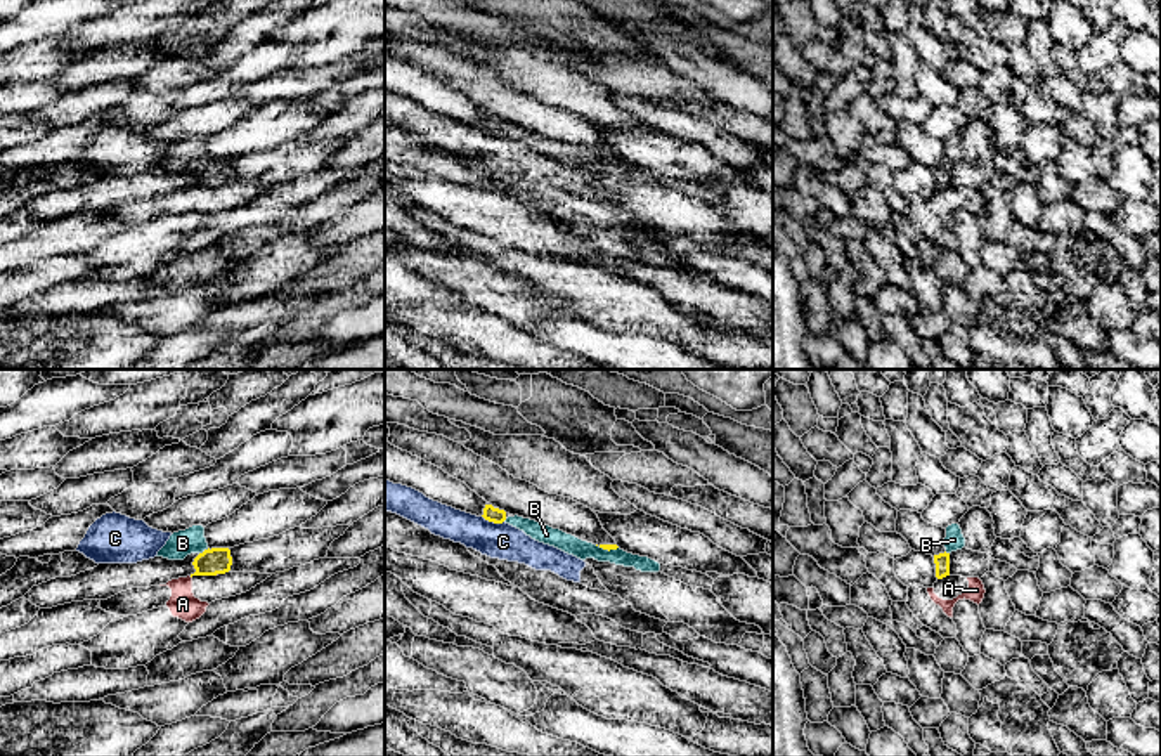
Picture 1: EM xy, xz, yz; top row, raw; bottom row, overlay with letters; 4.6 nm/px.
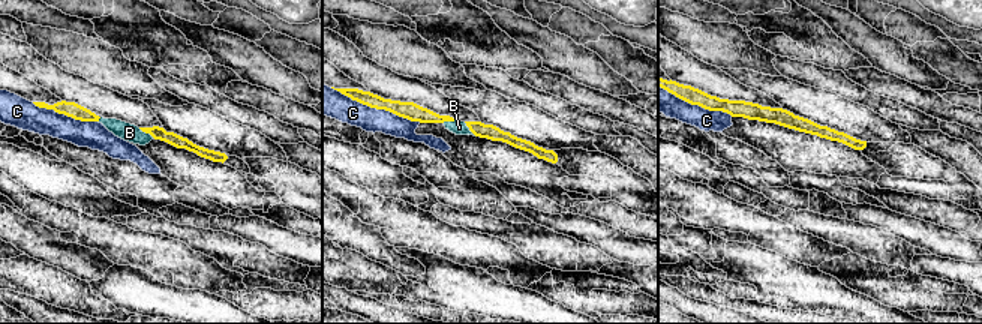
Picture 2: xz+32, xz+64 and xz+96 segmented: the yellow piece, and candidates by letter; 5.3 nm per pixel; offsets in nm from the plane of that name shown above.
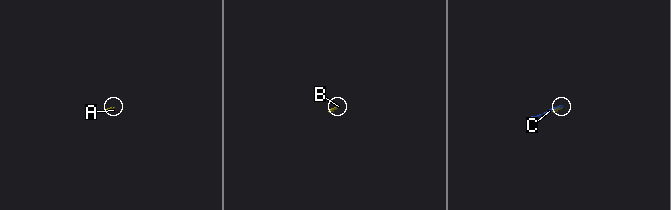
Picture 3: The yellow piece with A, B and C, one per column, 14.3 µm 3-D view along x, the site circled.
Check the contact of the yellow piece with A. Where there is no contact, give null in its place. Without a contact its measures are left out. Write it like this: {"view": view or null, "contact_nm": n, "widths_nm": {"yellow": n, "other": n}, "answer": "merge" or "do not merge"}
{"view": null, "answer": "do not merge"}

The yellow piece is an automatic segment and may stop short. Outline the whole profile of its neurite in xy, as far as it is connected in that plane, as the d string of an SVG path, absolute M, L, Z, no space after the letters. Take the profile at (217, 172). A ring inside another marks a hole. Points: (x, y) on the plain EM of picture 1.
M192 137L185 142L173 144L166 156L156 168L168 172L184 172L187 166L196 165L192 187L217 187L230 182L232 168L229 160L208 160L203 137Z

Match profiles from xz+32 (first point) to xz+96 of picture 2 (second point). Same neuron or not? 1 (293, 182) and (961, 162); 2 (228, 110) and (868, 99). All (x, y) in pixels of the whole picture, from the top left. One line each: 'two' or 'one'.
1: two
2: one

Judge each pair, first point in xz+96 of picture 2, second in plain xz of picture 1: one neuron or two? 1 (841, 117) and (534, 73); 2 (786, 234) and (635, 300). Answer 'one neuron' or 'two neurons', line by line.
1: two neurons
2: one neuron

